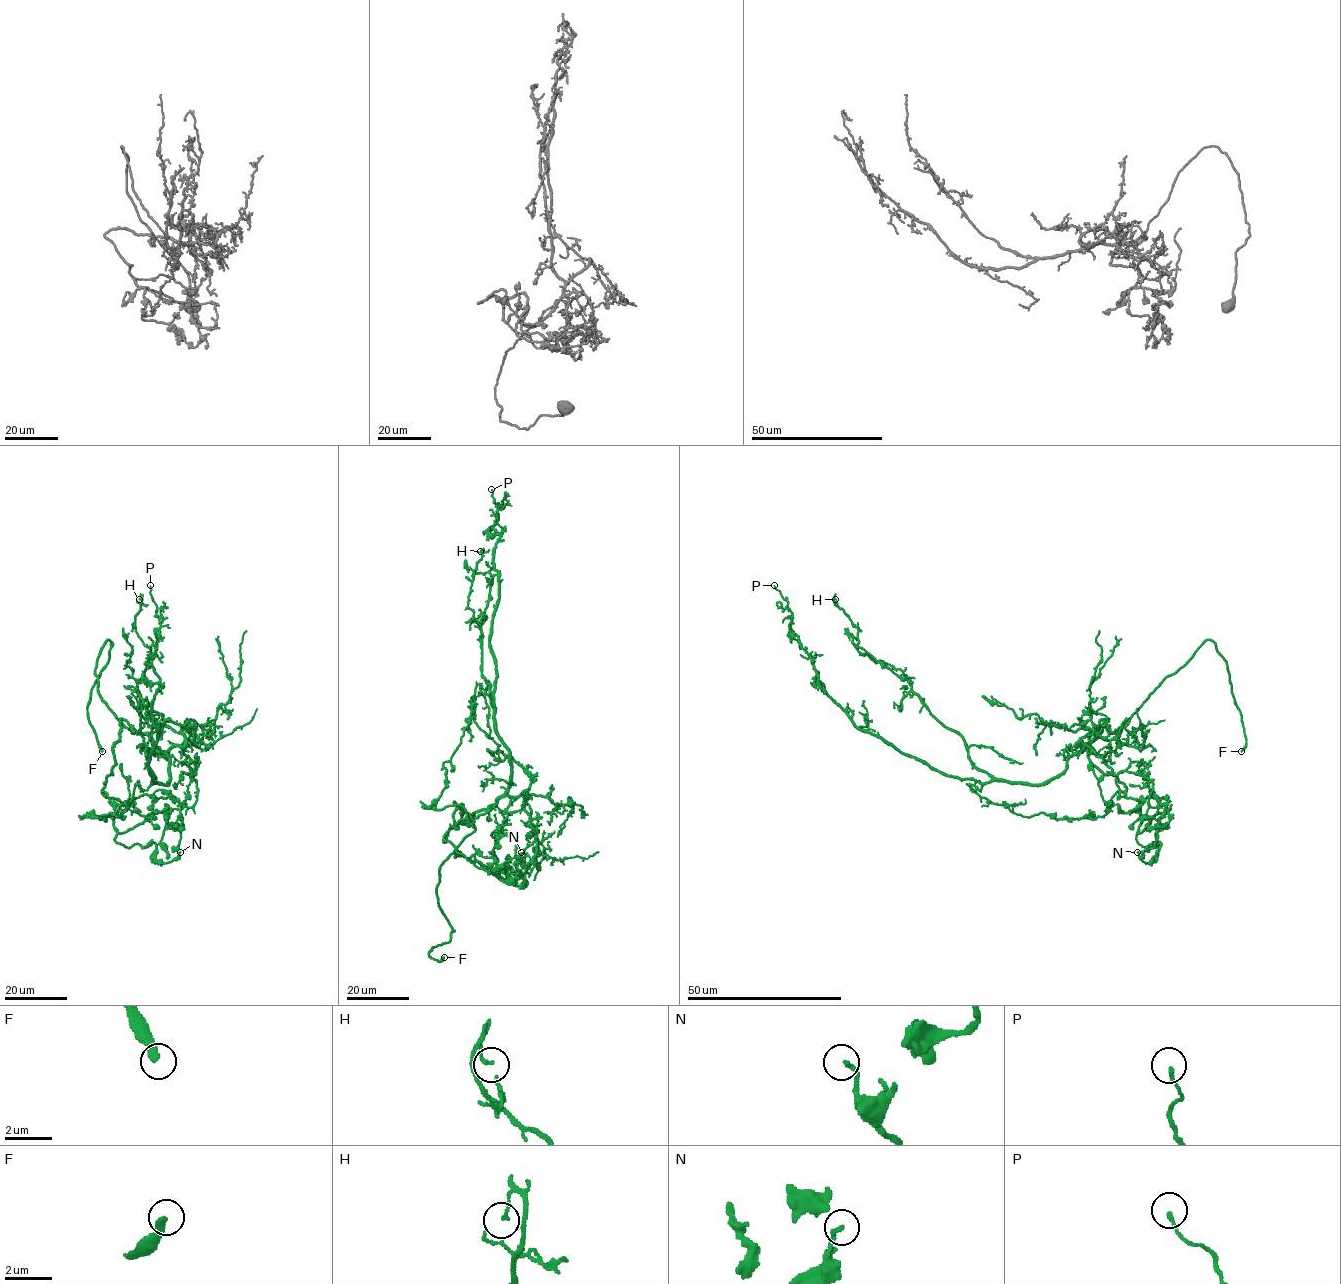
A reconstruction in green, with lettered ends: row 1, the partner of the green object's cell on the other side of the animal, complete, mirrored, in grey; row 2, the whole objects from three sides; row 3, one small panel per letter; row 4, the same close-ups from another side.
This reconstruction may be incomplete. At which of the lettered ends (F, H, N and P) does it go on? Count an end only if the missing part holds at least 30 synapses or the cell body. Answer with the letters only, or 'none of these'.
F

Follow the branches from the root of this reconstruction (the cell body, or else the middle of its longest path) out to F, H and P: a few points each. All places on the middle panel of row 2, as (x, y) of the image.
F: (510, 760), (509, 787), (472, 820), (475, 830), (440, 867), (437, 898), (452, 931), (429, 956), (444, 957)
H: (510, 760), (497, 731), (490, 686), (482, 674), (479, 624), (491, 577), (476, 571), (480, 551)
P: (510, 760), (493, 718), (490, 636), (498, 598), (493, 548), (501, 534), (493, 525), (501, 506), (491, 489)

